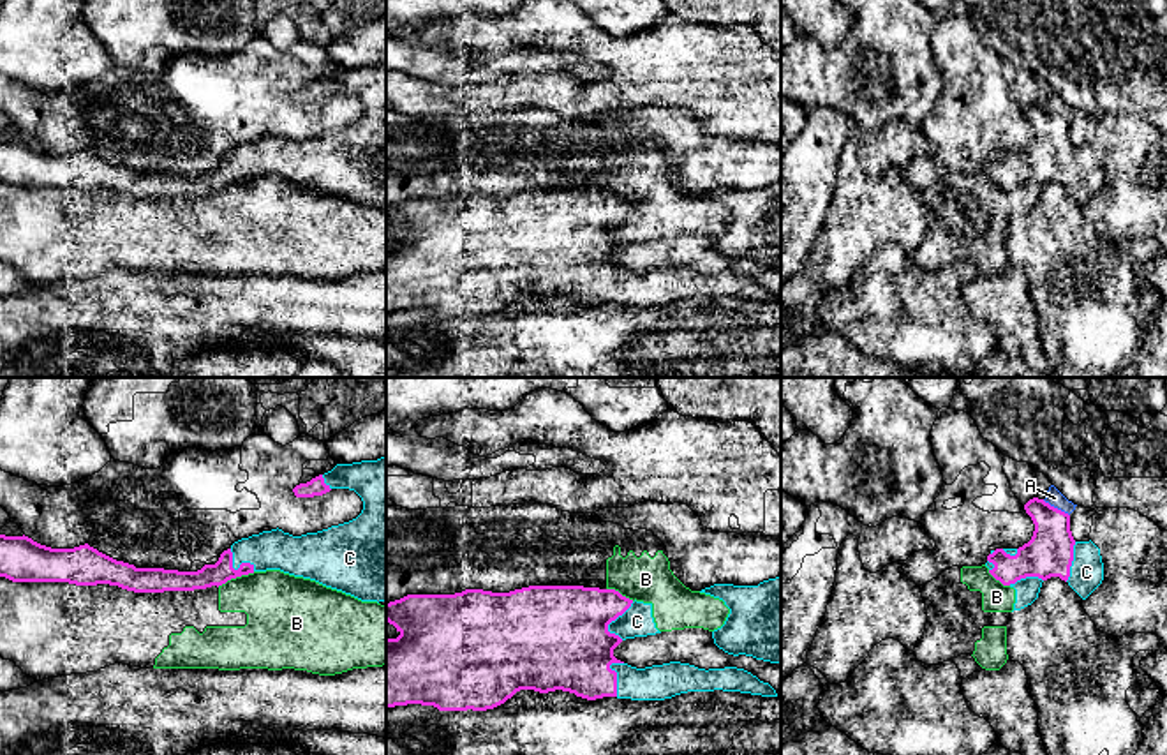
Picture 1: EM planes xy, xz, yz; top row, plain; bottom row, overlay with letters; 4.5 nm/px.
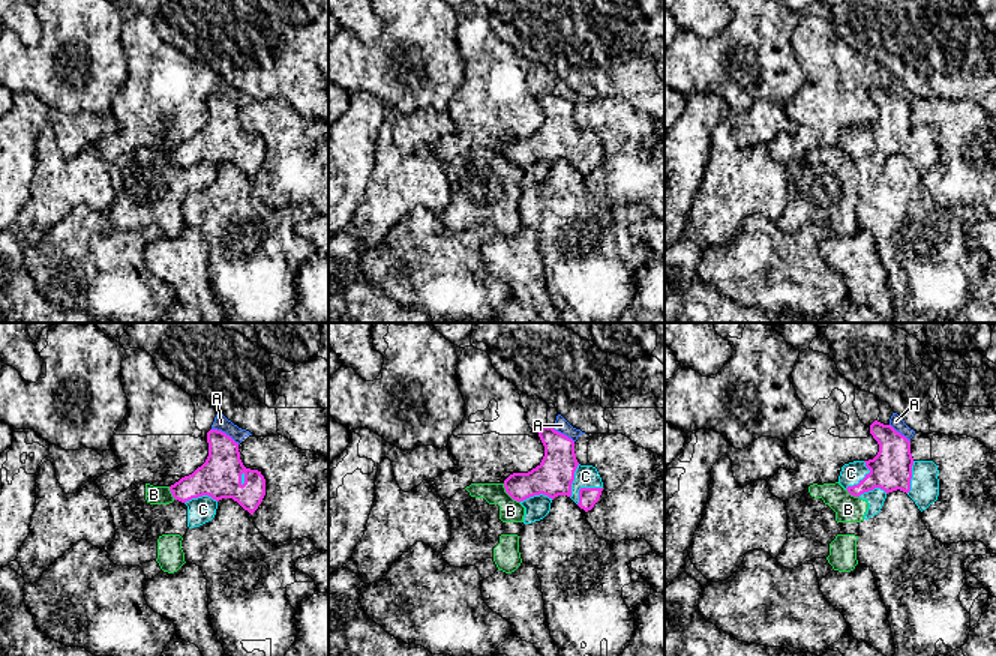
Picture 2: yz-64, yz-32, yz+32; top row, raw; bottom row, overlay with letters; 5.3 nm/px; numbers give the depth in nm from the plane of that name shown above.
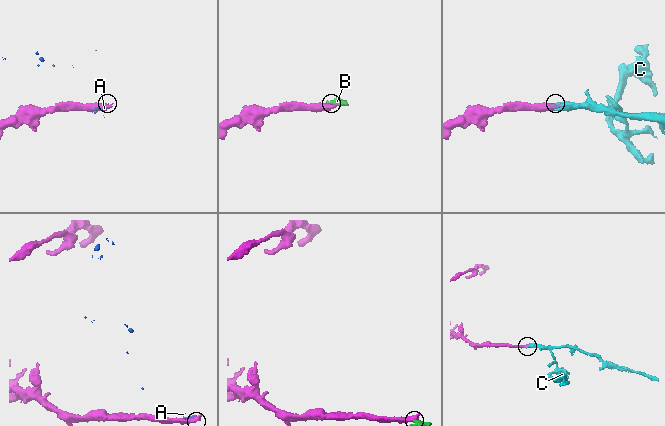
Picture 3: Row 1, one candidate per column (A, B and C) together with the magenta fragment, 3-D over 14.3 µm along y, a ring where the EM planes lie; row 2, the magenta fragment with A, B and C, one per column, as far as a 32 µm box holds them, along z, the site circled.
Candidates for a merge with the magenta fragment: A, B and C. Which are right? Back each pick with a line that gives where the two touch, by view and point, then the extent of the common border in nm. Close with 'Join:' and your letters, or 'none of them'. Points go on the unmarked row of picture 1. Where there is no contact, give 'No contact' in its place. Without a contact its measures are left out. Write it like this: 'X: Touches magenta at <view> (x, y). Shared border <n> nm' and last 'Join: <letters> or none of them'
C: Touches magenta at xy (238, 173). Shared border 160 nm
Join: C

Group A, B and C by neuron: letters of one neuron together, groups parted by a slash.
A / B / C

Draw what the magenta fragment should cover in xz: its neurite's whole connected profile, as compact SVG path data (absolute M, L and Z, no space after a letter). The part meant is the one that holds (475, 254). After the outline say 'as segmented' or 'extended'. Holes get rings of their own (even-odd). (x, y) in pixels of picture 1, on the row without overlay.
M529 191L509 198L407 199L386 208L386 226L400 238L386 243L386 312L421 309L439 316L487 316L520 295L562 295L587 305L665 305L714 295L777 302L769 288L737 272L705 275L670 266L636 273L617 265L613 254L622 245L661 236L652 208L633 206L615 194Z | extended

